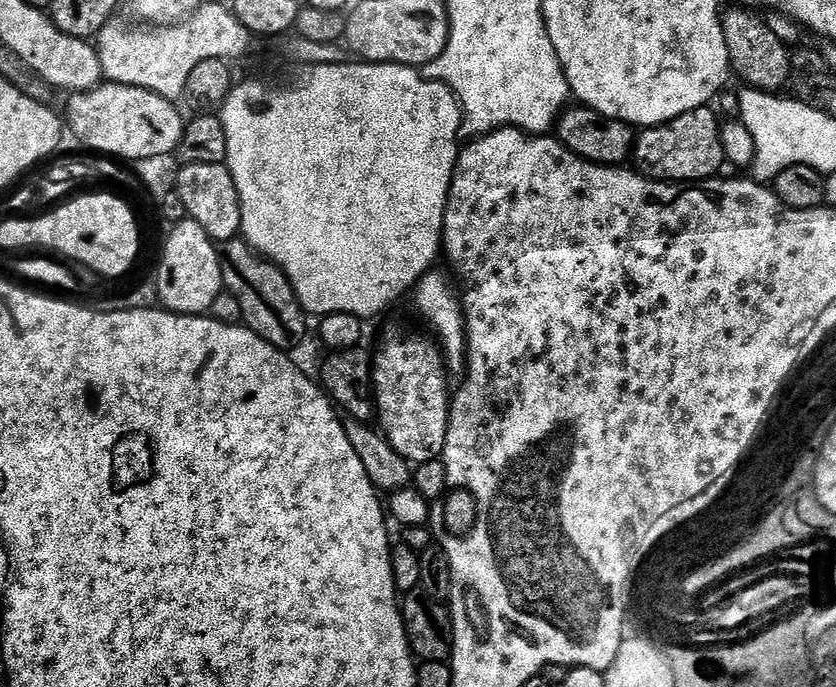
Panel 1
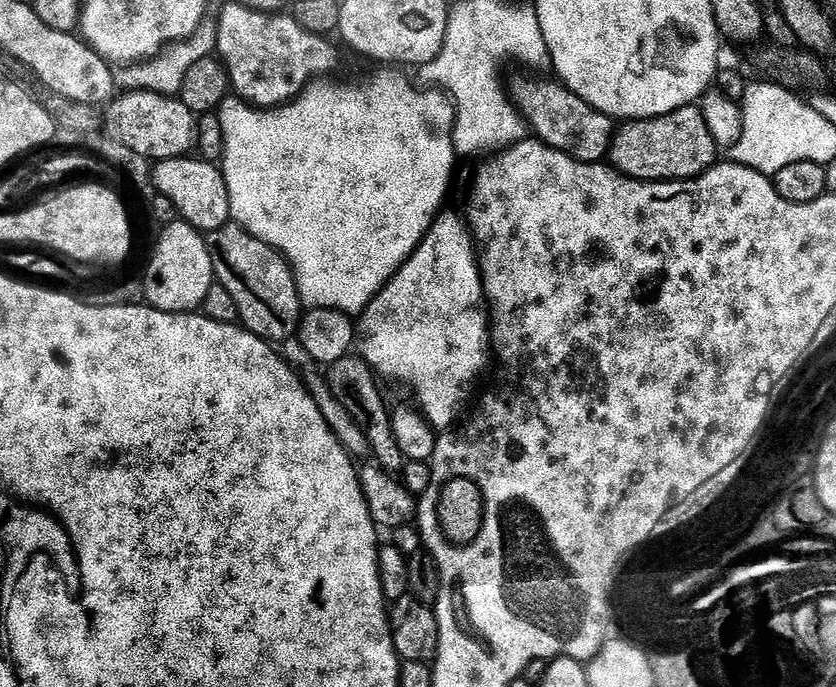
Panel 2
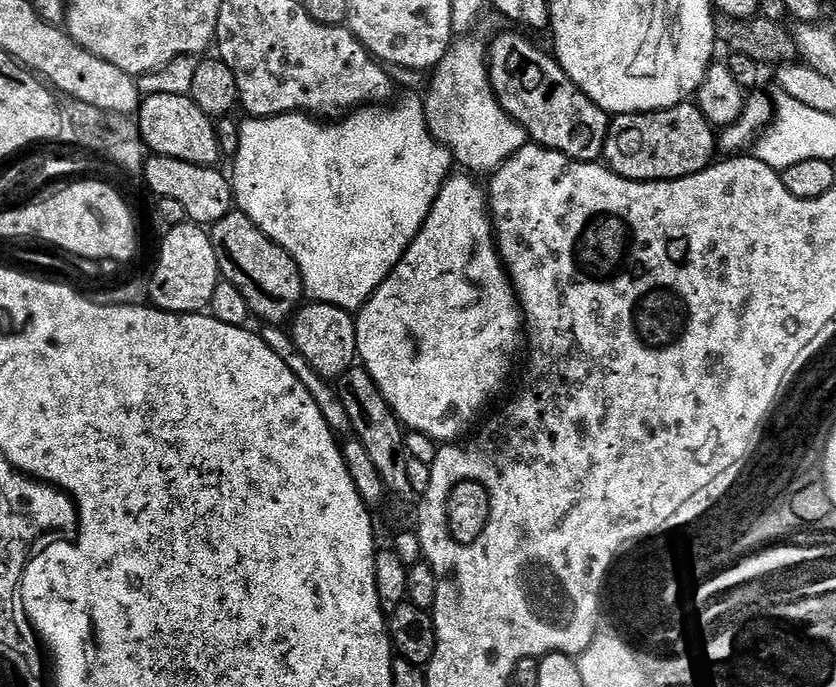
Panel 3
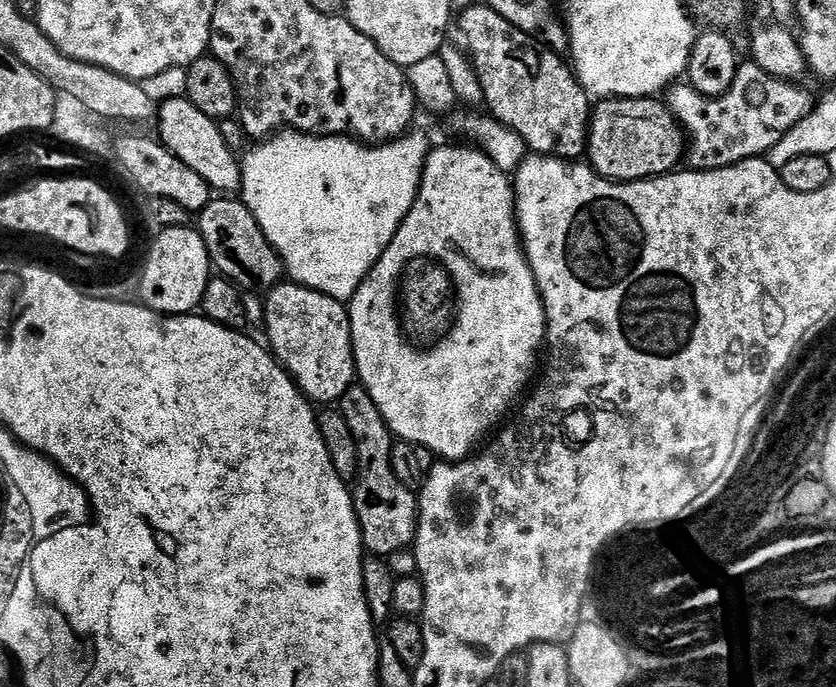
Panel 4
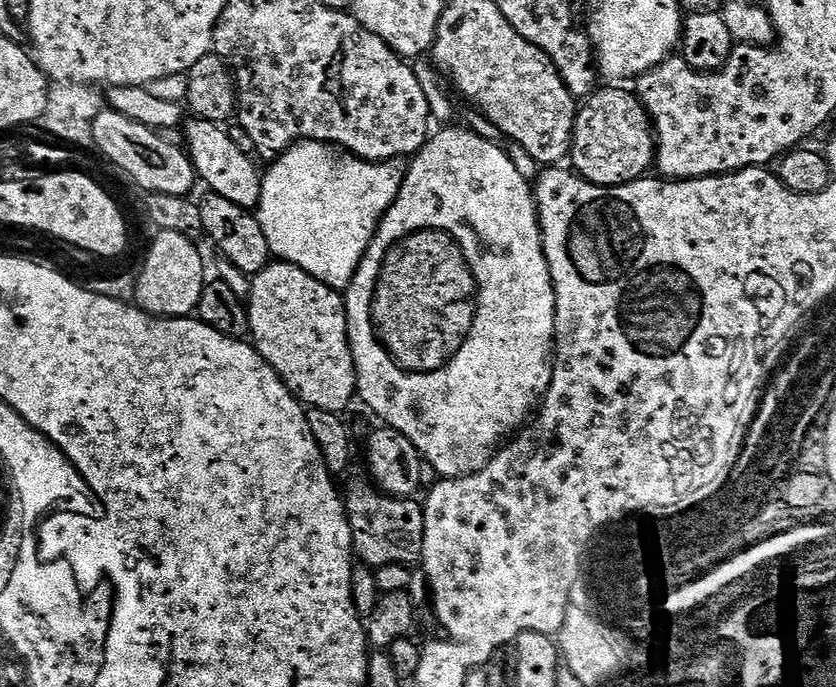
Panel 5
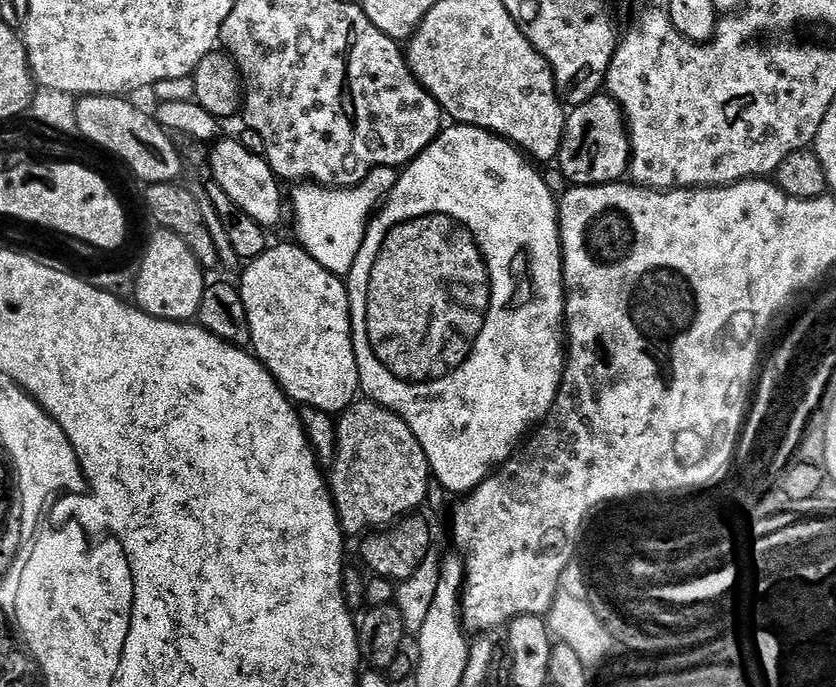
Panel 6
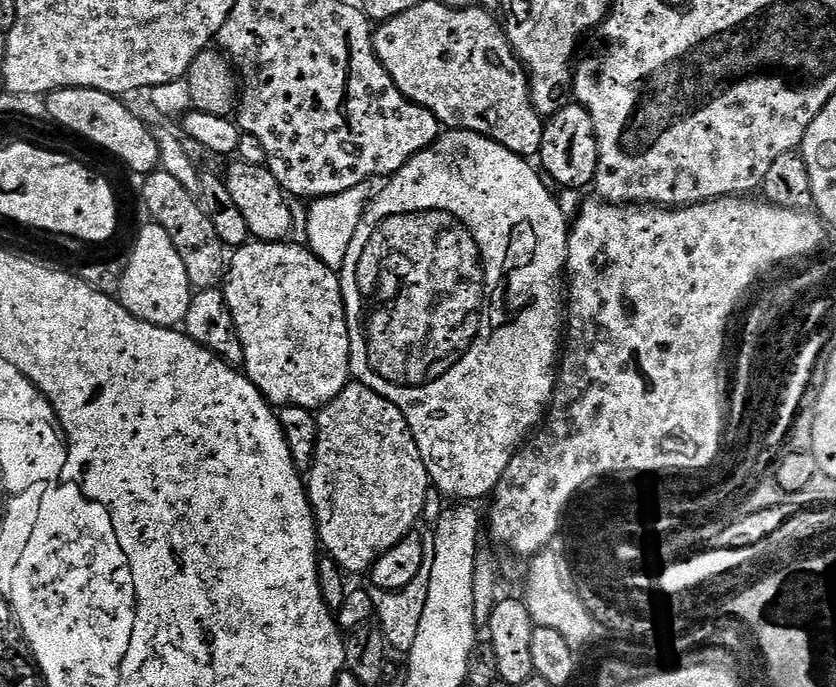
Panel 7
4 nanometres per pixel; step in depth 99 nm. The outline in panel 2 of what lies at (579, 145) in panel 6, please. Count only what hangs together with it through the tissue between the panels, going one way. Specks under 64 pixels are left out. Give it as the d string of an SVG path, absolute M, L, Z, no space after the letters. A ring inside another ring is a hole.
M689 106L658 118L621 123L614 136L610 160L616 171L636 180L694 180L716 167L716 155L714 134L710 134L703 107Z

